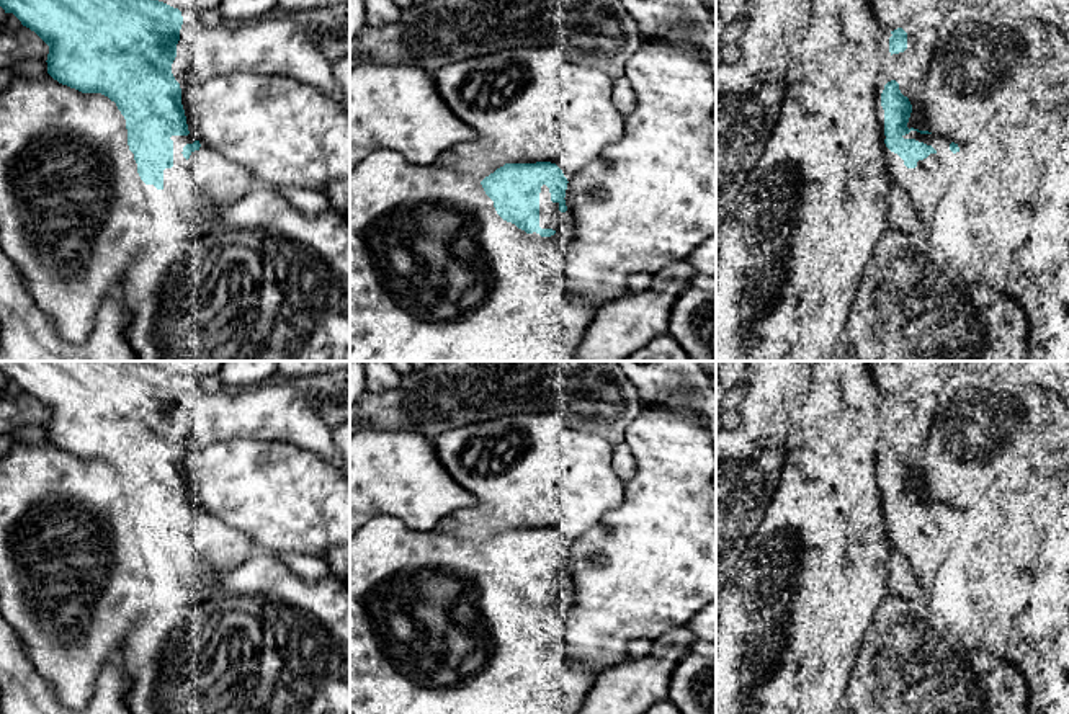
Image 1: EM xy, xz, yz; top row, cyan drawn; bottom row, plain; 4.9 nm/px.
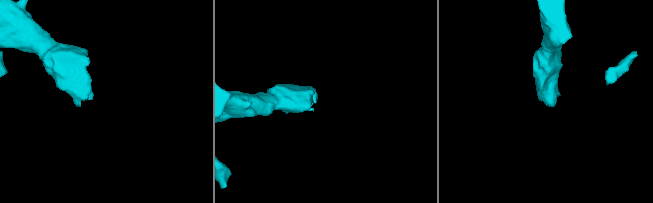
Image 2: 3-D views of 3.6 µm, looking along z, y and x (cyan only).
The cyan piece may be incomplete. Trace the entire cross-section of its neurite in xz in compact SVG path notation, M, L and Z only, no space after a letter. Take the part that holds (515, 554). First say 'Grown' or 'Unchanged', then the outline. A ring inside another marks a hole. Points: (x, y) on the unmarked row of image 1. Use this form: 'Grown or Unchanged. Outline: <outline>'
Unchanged. Outline: M551 528L505 529L481 547L503 587L515 590L526 600L536 598L541 603L556 600L552 595L539 593L541 552L549 554L551 567L559 570L561 578L566 578L567 549L562 536Z

